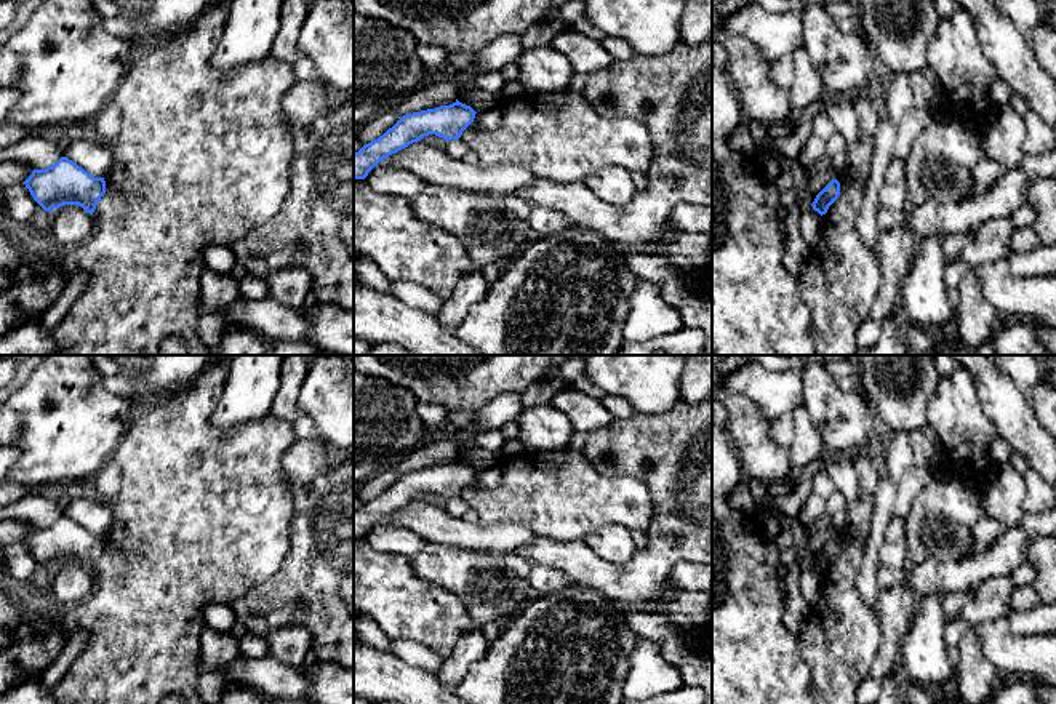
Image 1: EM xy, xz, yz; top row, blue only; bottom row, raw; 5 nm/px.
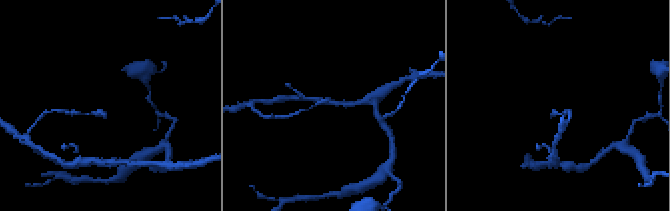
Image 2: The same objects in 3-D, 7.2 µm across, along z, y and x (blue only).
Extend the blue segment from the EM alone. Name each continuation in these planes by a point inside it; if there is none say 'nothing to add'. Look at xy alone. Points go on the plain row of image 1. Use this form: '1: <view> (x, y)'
nothing to add

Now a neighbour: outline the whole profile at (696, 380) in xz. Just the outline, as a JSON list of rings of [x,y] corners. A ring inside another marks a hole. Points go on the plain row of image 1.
[[[680,355],[680,400],[686,405],[704,402],[712,394],[712,355]]]

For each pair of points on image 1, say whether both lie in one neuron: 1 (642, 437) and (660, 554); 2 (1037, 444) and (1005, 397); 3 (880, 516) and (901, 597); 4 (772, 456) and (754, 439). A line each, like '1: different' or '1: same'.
1: same
2: same
3: different
4: same

